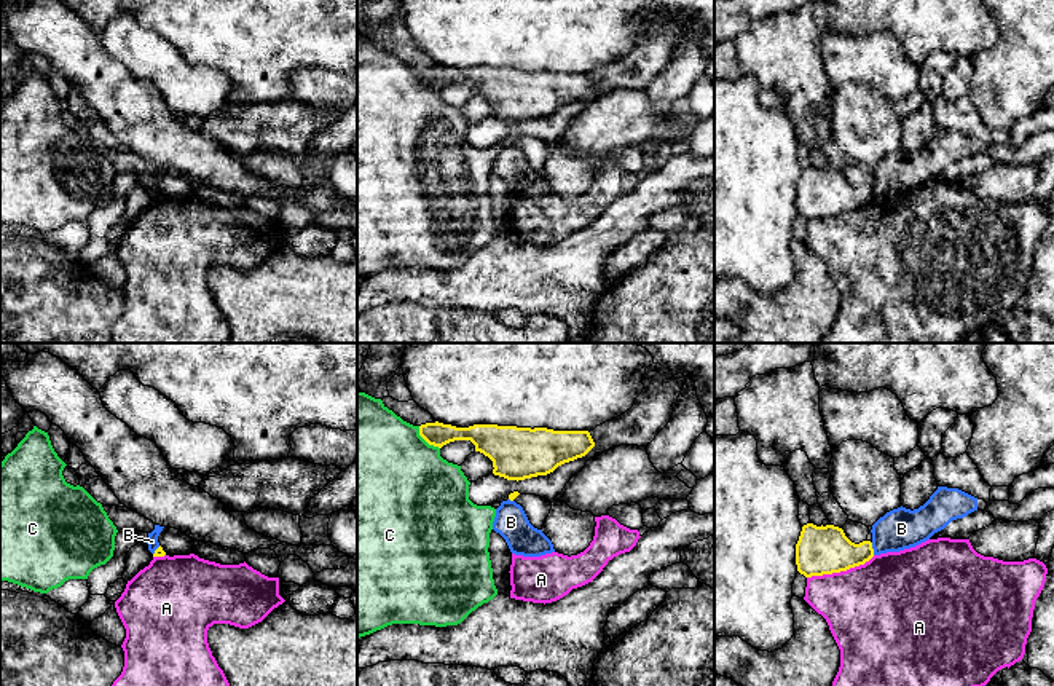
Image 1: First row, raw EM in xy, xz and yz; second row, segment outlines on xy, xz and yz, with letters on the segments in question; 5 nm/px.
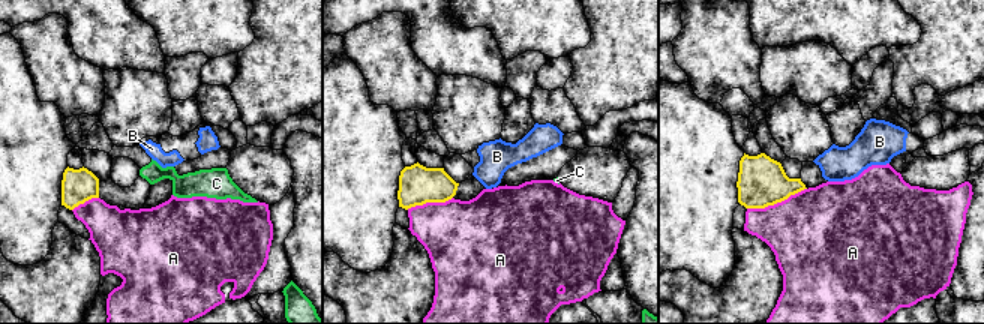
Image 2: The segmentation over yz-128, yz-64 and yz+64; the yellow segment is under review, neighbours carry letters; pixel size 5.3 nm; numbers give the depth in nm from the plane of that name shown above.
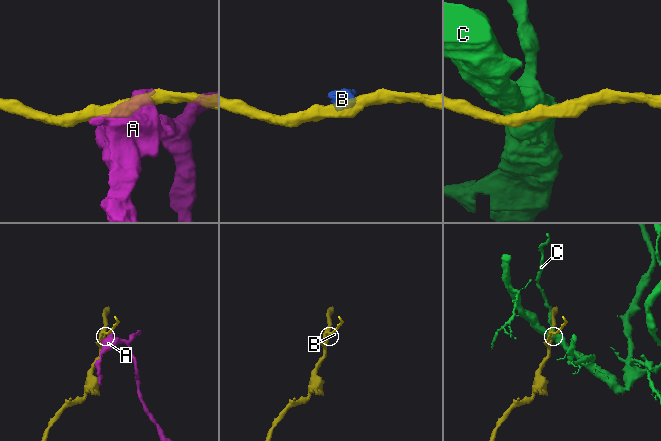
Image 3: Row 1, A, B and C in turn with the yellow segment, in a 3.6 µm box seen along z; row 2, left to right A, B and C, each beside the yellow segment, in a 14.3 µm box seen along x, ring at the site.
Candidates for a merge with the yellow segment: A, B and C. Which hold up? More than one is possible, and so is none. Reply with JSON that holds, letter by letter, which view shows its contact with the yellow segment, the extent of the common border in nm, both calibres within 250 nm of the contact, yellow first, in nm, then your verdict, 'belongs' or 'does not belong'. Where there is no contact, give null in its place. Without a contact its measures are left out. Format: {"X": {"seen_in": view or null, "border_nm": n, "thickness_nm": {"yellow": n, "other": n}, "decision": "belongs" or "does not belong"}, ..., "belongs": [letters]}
{"A": {"seen_in": "yz", "border_nm": 360, "thickness_nm": {"yellow": 240, "other": 460}, "decision": "does not belong"}, "B": {"seen_in": "yz", "border_nm": 70, "thickness_nm": {"yellow": 240, "other": 220}, "decision": "does not belong"}, "C": {"seen_in": "xz", "border_nm": 160, "thickness_nm": {"yellow": 120, "other": 500}, "decision": "does not belong"}, "belongs": []}

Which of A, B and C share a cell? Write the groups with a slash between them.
A / B / C

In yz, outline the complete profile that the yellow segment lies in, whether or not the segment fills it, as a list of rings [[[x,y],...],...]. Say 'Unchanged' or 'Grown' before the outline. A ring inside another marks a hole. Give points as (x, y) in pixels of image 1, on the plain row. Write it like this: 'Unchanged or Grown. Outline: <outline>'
Unchanged. Outline: [[[834,168],[802,169],[796,187],[797,214],[805,220],[847,214],[874,199],[871,183],[851,185],[842,171]]]

